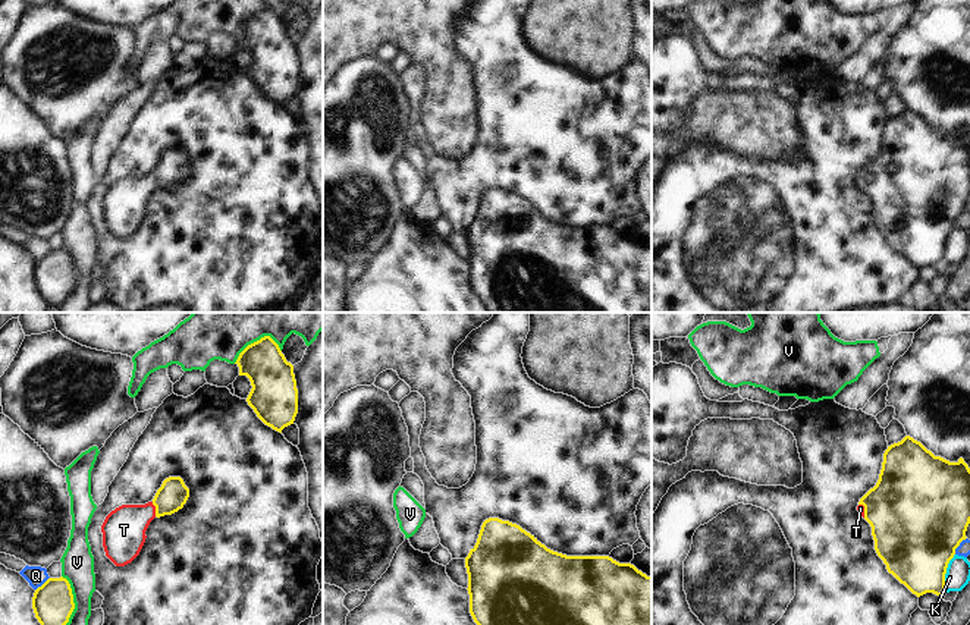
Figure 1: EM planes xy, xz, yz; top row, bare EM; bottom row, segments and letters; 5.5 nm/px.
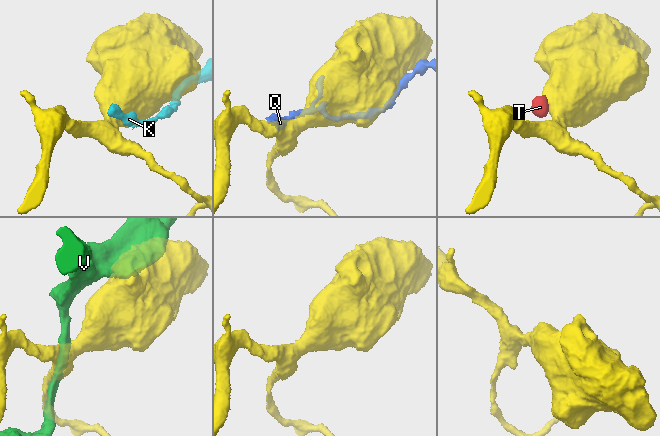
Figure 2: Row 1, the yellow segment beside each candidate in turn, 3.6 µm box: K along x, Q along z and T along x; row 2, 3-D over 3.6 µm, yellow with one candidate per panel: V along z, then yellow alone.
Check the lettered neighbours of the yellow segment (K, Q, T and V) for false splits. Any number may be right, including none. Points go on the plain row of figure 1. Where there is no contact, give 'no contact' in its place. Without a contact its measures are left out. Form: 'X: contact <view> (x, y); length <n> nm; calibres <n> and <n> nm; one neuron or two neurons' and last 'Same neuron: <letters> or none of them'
K: contact yz (945, 244); length 220 nm; calibres 440 and 140 nm; two neurons
Q: contact xy (43, 256); length 110 nm; calibres 220 and 110 nm; two neurons
T: contact xy (156, 181); length 80 nm; calibres 160 and 240 nm; one neuron
V: contact xy (74, 276); length 320 nm; calibres 220 and 180 nm; two neurons
Same neuron: T

